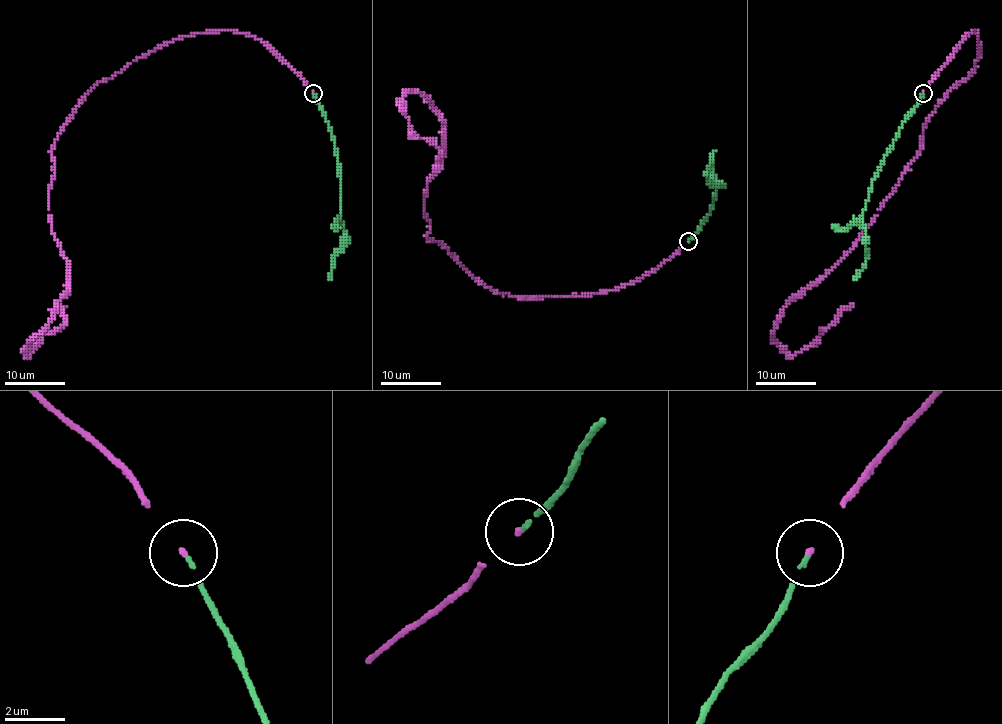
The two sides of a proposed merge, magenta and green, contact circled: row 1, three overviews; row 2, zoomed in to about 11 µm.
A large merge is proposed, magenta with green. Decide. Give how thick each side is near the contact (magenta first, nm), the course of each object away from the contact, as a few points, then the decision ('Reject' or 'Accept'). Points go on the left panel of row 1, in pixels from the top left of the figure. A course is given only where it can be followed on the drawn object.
Thickness 120 nm (magenta) against 100 nm. Course of magenta: (312, 93), (235, 31), (166, 41), (99, 81), (51, 155), (67, 292), (28, 354), (64, 323), (58, 304). Course of green: (314, 93), (332, 133), (341, 184), (340, 212), (344, 247), (335, 256), (330, 280). Accept

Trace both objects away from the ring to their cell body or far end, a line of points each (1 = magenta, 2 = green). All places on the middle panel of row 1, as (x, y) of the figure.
1: (688, 241), (610, 291), (511, 297), (426, 236), (443, 118), (410, 90), (403, 113), (440, 153), (434, 171)
2: (689, 241), (707, 217), (717, 189), (715, 182), (720, 183), (710, 185), (706, 172)

